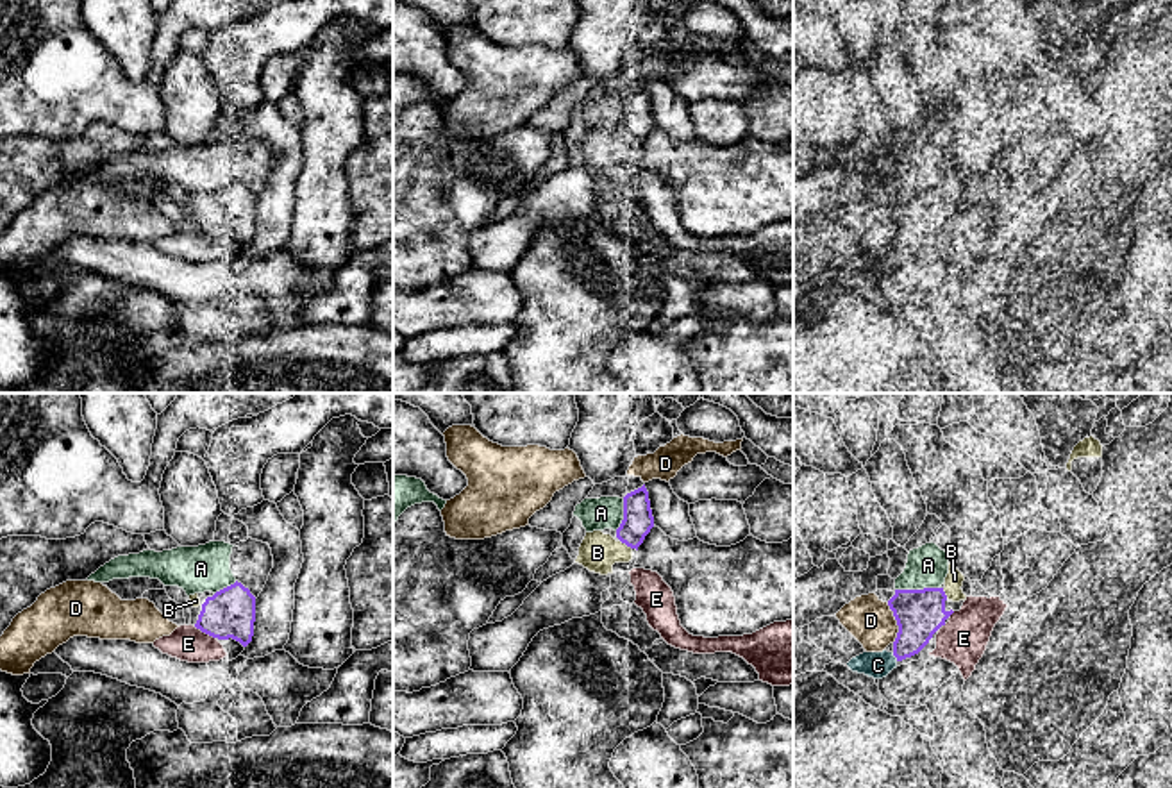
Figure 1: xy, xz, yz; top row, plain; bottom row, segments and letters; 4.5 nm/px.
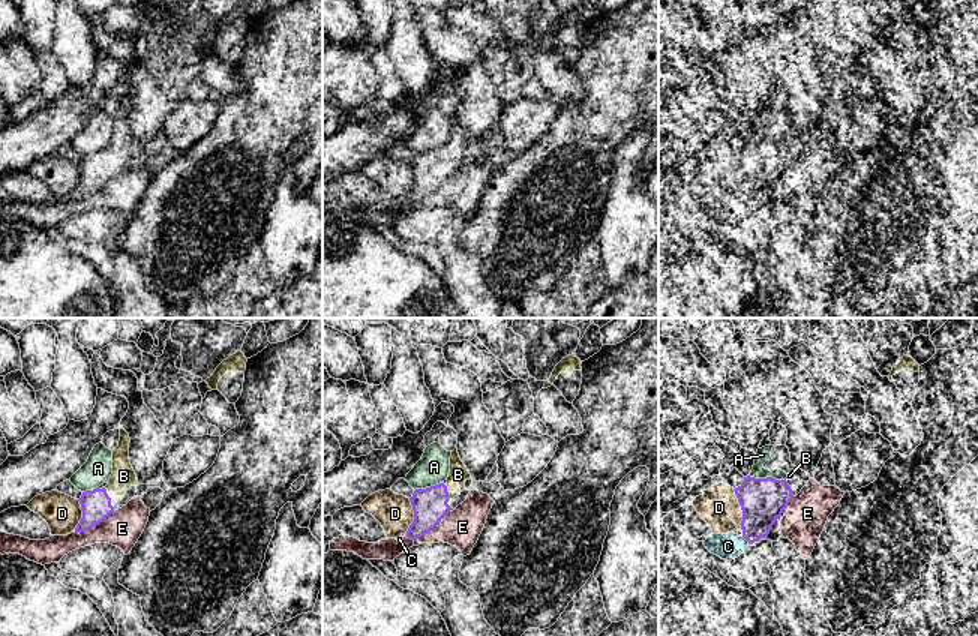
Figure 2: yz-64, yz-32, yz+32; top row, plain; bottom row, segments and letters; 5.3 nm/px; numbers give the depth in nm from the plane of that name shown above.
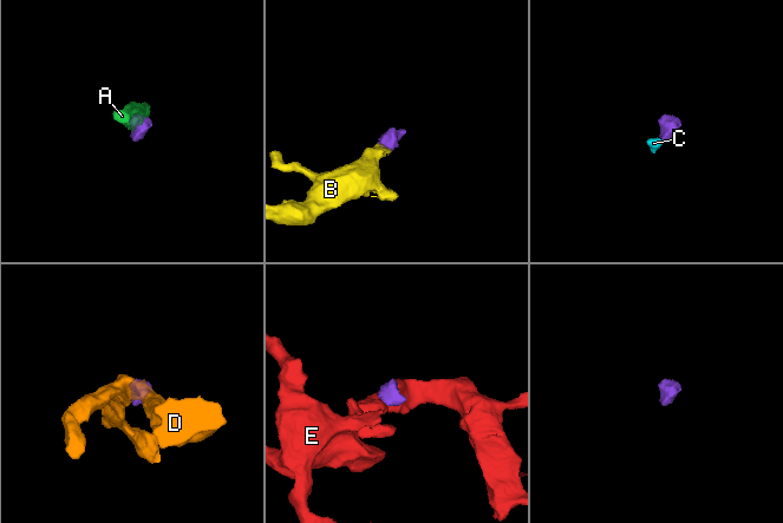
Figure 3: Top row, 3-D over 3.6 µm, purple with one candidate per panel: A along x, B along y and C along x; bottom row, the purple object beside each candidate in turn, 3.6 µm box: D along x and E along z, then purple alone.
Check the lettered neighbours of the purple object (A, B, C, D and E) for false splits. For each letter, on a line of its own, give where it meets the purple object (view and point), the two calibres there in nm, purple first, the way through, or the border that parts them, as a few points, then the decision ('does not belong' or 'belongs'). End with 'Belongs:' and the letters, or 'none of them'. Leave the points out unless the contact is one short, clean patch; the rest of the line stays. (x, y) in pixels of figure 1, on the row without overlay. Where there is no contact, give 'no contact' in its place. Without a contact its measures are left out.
A: contact yz (917, 190); calibres 220 and 190 nm; does not belong
B: contact xz (626, 143); calibres 140 and 170 nm; belongs
C: contact yz (894, 254); calibres 220 and 120 nm; belongs
D: contact yz (897, 222); calibres 220 and 200 nm; does not belong
E: contact xy (204, 231); calibres 220 and 160 nm; does not belong
Belongs: B, C

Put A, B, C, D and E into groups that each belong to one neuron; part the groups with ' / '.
A / B C / D / E

